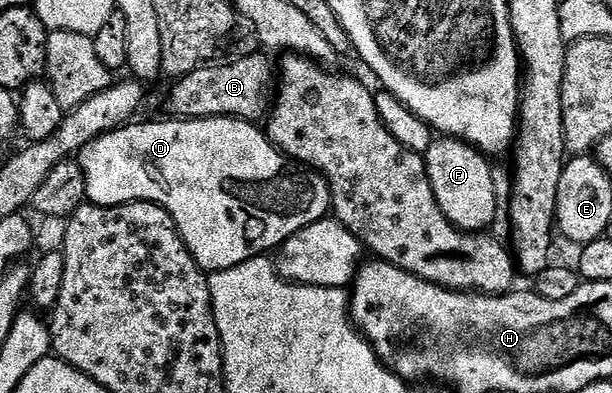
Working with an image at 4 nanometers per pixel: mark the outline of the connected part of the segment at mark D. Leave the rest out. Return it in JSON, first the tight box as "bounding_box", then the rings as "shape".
{"bounding_box":[78,118,332,272],"shape":[[[186,118],[171,121],[137,121],[135,124],[122,126],[118,130],[110,130],[106,134],[90,140],[90,144],[83,146],[78,155],[78,161],[86,180],[87,201],[94,206],[124,206],[128,202],[153,202],[154,205],[167,210],[174,220],[176,231],[180,233],[180,239],[186,244],[186,248],[194,256],[194,260],[200,265],[201,270],[205,272],[234,268],[246,260],[263,255],[265,252],[275,251],[290,236],[294,236],[294,232],[314,224],[329,213],[332,193],[329,192],[328,183],[325,182],[322,175],[301,166],[299,162],[287,162],[279,148],[268,139],[267,133],[259,125],[246,122],[242,118]]]}

